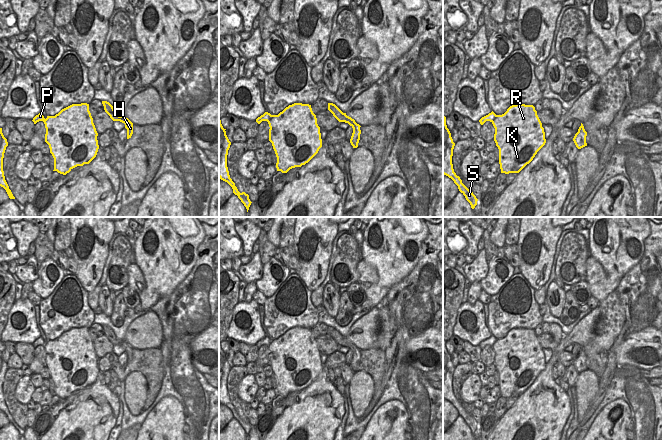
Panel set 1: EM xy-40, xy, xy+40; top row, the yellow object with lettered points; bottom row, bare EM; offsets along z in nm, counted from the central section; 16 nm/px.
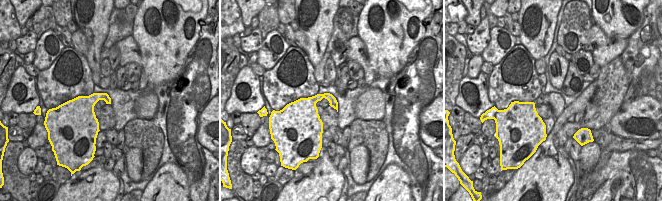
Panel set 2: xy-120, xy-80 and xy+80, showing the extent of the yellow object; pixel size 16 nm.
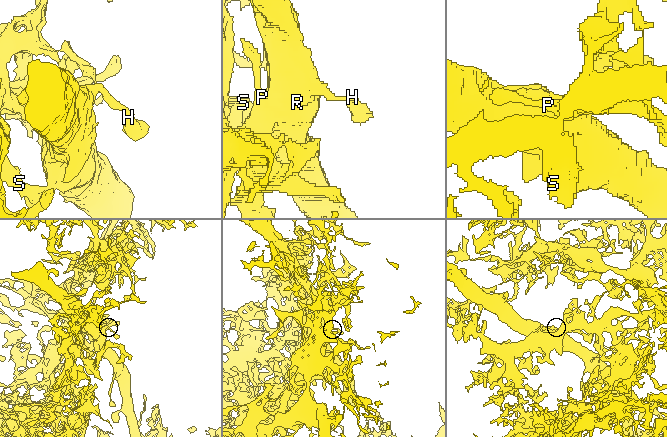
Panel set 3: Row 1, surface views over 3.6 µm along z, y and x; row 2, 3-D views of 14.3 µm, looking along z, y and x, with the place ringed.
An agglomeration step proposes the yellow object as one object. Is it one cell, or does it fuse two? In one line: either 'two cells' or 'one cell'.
two cells

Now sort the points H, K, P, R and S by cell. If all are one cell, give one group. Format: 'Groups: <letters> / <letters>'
Groups: H K R / P S.

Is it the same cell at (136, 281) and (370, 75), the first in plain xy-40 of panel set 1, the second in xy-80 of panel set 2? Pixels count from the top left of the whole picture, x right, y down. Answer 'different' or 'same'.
same

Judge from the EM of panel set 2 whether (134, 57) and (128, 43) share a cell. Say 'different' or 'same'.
same

